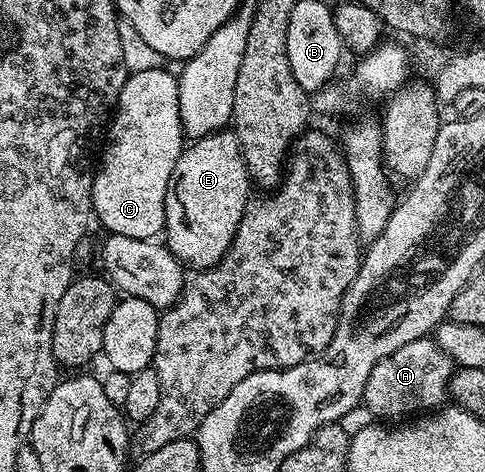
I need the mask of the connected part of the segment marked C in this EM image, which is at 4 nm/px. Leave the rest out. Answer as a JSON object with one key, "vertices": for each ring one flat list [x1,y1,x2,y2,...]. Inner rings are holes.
{"vertices":[[168,68,129,74,106,130,104,159,101,162,99,159,94,170,92,209,95,221,100,221,108,234,155,239,164,229,170,172,174,172,174,164,178,164,178,156,185,145,186,135,178,108,177,75,171,74]]}

